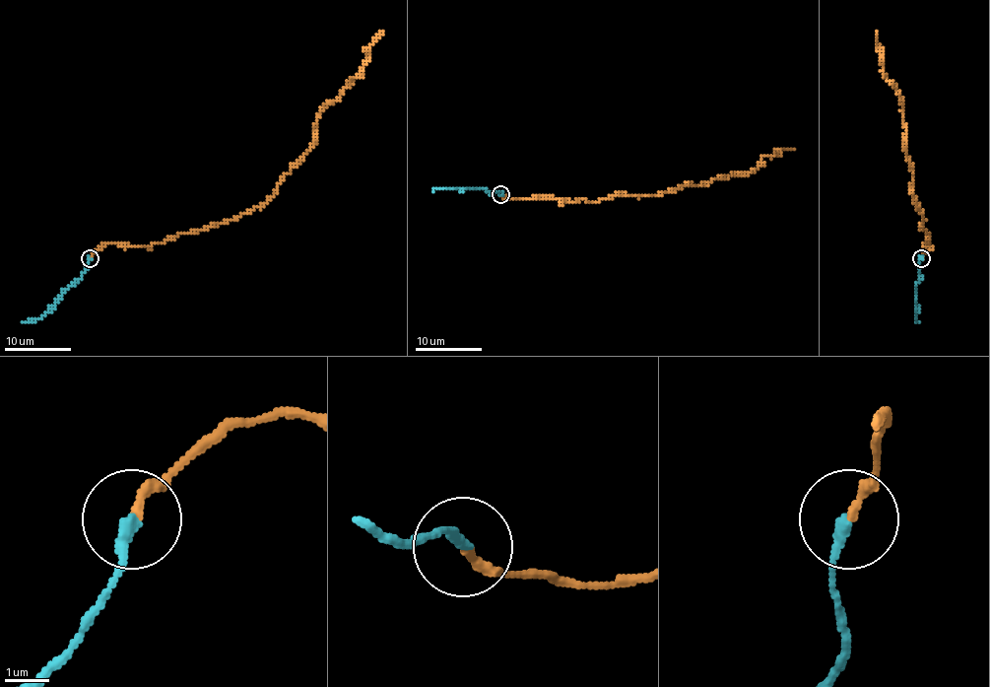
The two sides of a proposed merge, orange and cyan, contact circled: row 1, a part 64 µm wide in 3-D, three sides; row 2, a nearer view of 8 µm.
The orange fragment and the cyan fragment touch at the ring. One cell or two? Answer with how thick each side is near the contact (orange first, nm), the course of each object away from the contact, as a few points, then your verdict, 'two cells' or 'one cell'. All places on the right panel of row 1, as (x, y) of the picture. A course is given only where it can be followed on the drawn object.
200/280 nm | orange via (922, 258), (928, 234), (920, 227), (923, 221), (912, 192), (901, 98), (884, 76), (877, 32) | cyan via (922, 258), (915, 290), (918, 321) | one cell

